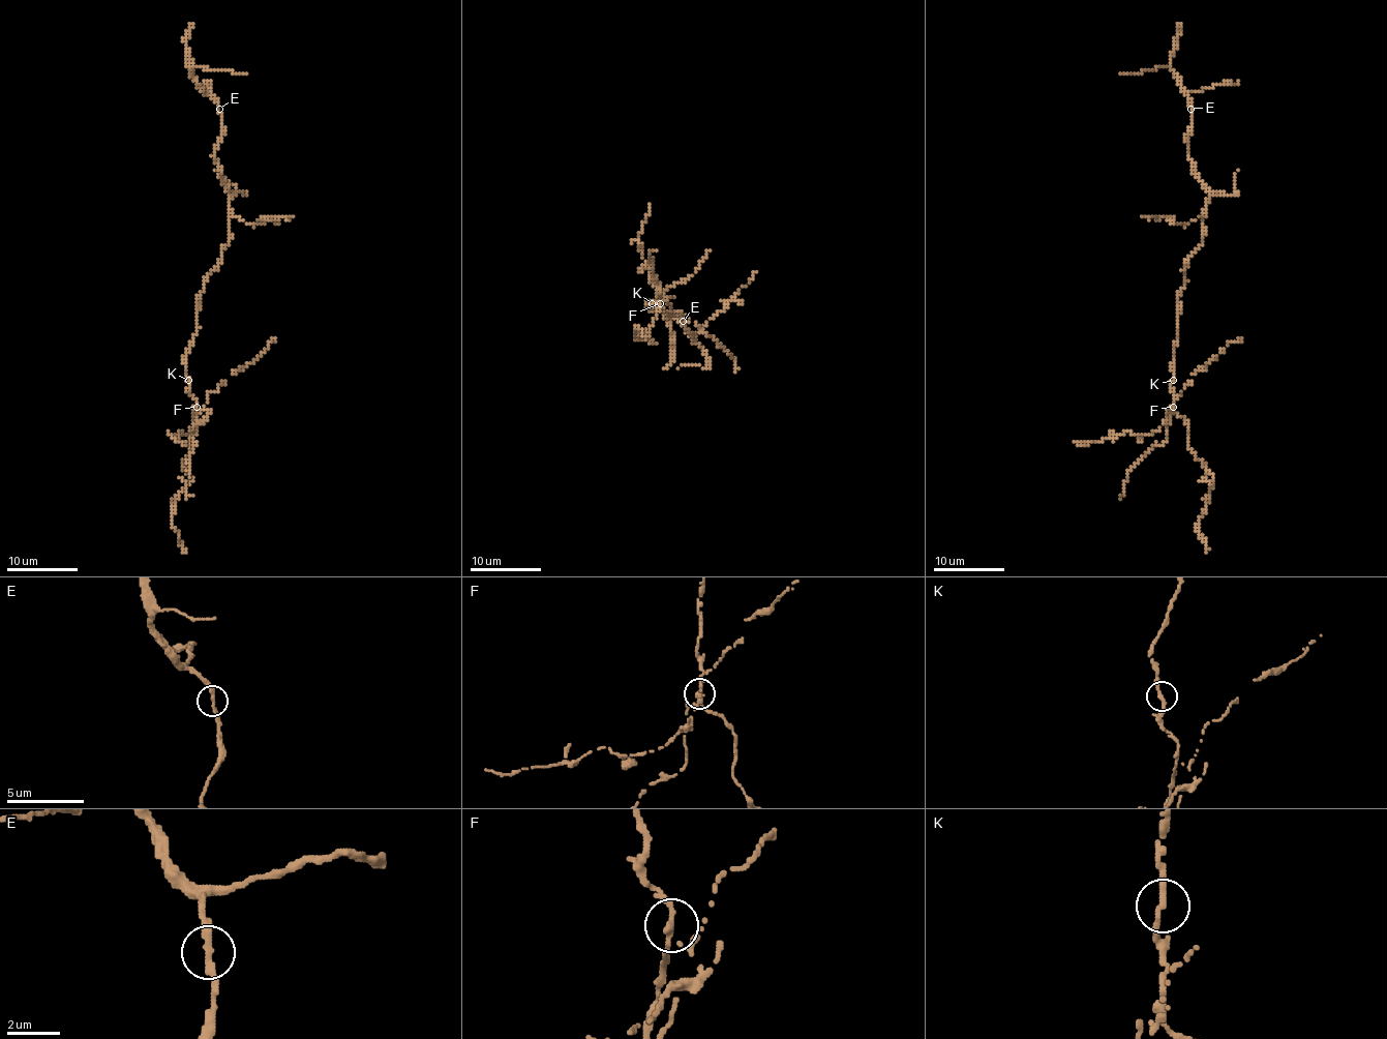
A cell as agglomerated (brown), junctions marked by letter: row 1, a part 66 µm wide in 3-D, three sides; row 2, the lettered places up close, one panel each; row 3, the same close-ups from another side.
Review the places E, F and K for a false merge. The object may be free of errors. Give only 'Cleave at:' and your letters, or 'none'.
Cleave at: F

